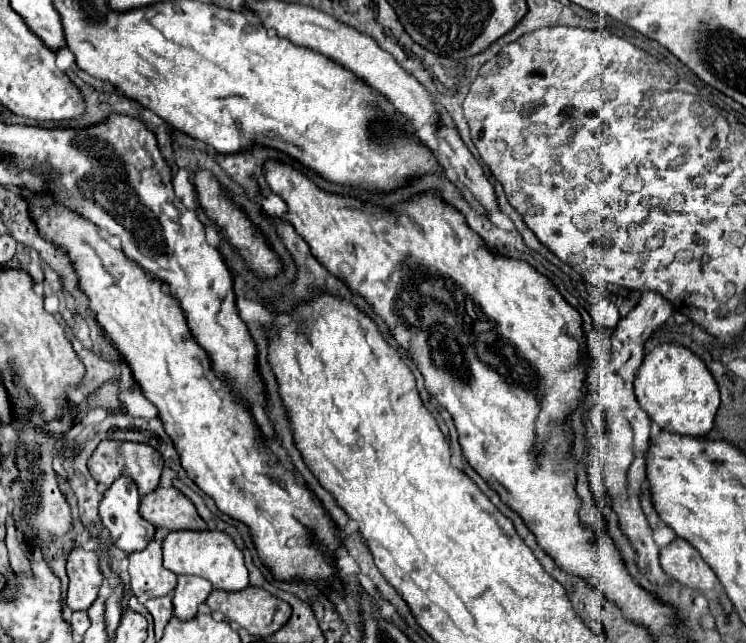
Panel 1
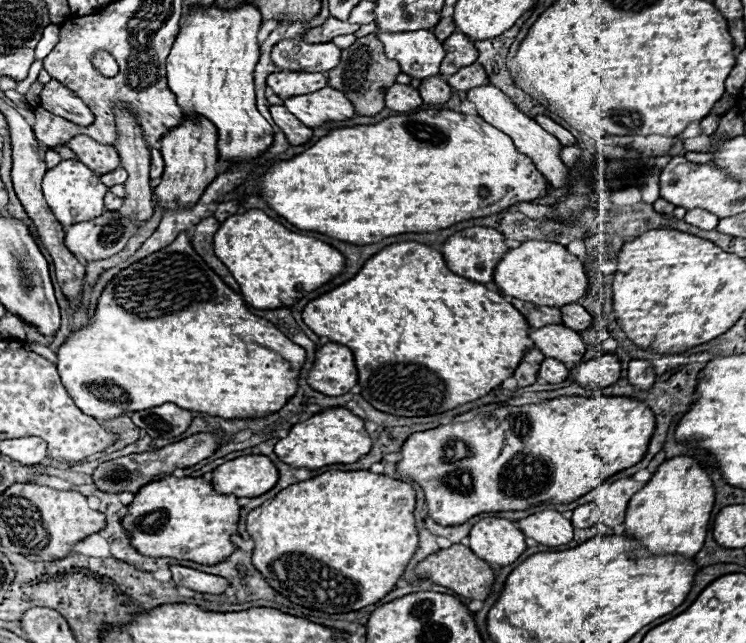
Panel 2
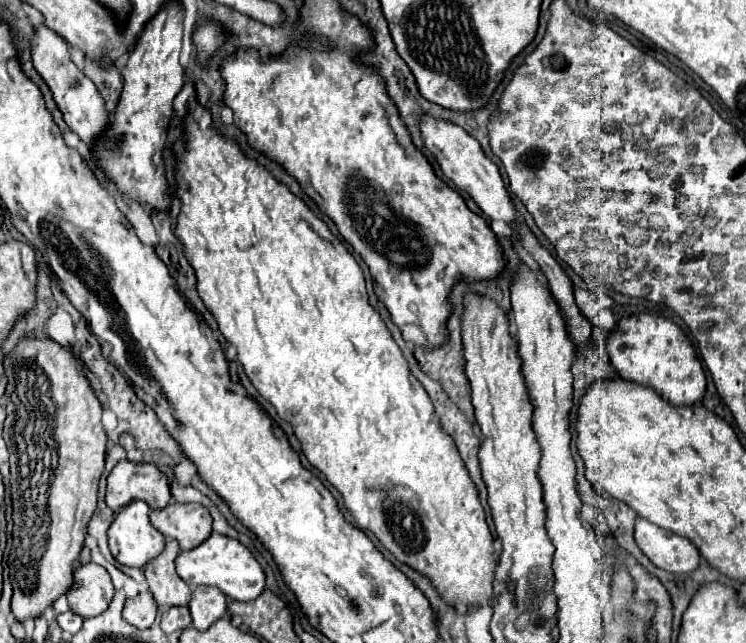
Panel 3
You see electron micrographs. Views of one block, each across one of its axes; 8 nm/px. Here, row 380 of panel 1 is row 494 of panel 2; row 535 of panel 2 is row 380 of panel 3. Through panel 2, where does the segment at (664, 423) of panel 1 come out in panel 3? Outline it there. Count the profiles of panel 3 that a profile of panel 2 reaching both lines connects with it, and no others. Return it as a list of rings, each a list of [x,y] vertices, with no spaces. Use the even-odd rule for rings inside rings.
[[[638,314],[622,318],[616,332],[608,338],[608,356],[620,378],[650,386],[672,406],[694,406],[704,398],[706,376],[688,336],[668,318],[656,314]]]

